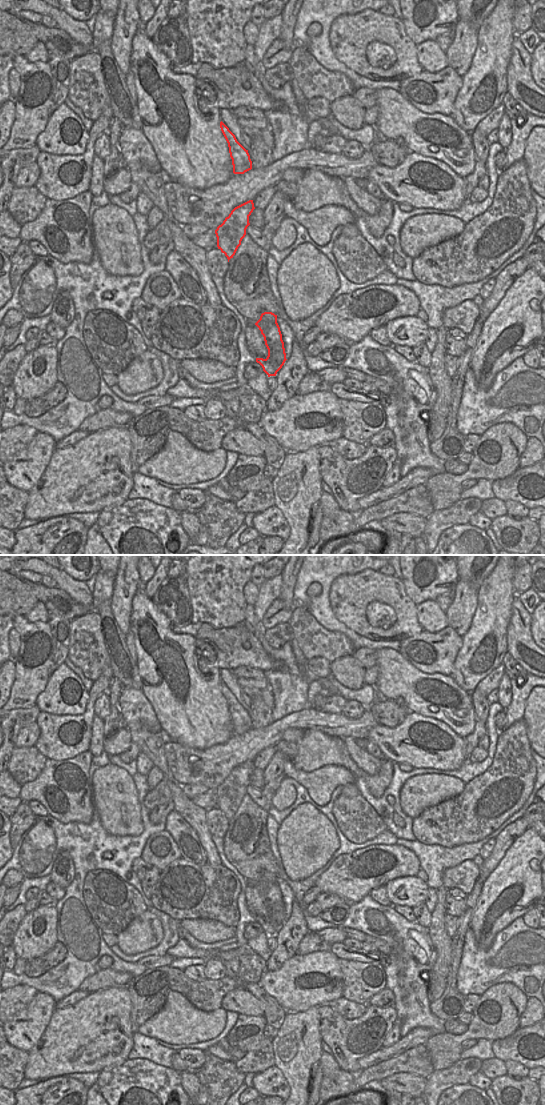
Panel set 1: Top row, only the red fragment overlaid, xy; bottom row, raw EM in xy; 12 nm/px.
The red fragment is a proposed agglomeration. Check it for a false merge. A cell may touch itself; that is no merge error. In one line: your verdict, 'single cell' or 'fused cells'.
fused cells

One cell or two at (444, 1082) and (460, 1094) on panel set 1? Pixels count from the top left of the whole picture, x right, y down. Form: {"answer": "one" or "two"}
{"answer": "two"}

